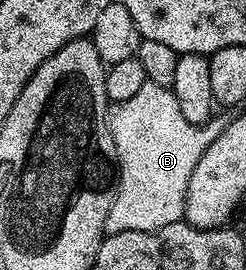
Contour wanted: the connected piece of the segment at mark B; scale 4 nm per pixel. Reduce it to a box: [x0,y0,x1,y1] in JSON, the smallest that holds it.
[106,80,226,234]

